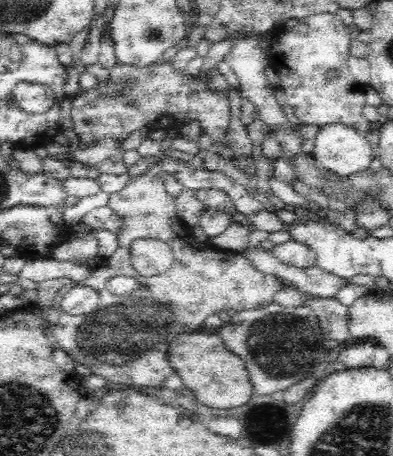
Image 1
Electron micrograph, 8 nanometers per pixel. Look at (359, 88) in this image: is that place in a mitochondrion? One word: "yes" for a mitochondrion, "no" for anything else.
no

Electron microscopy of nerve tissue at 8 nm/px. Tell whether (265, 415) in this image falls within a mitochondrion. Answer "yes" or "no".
no

